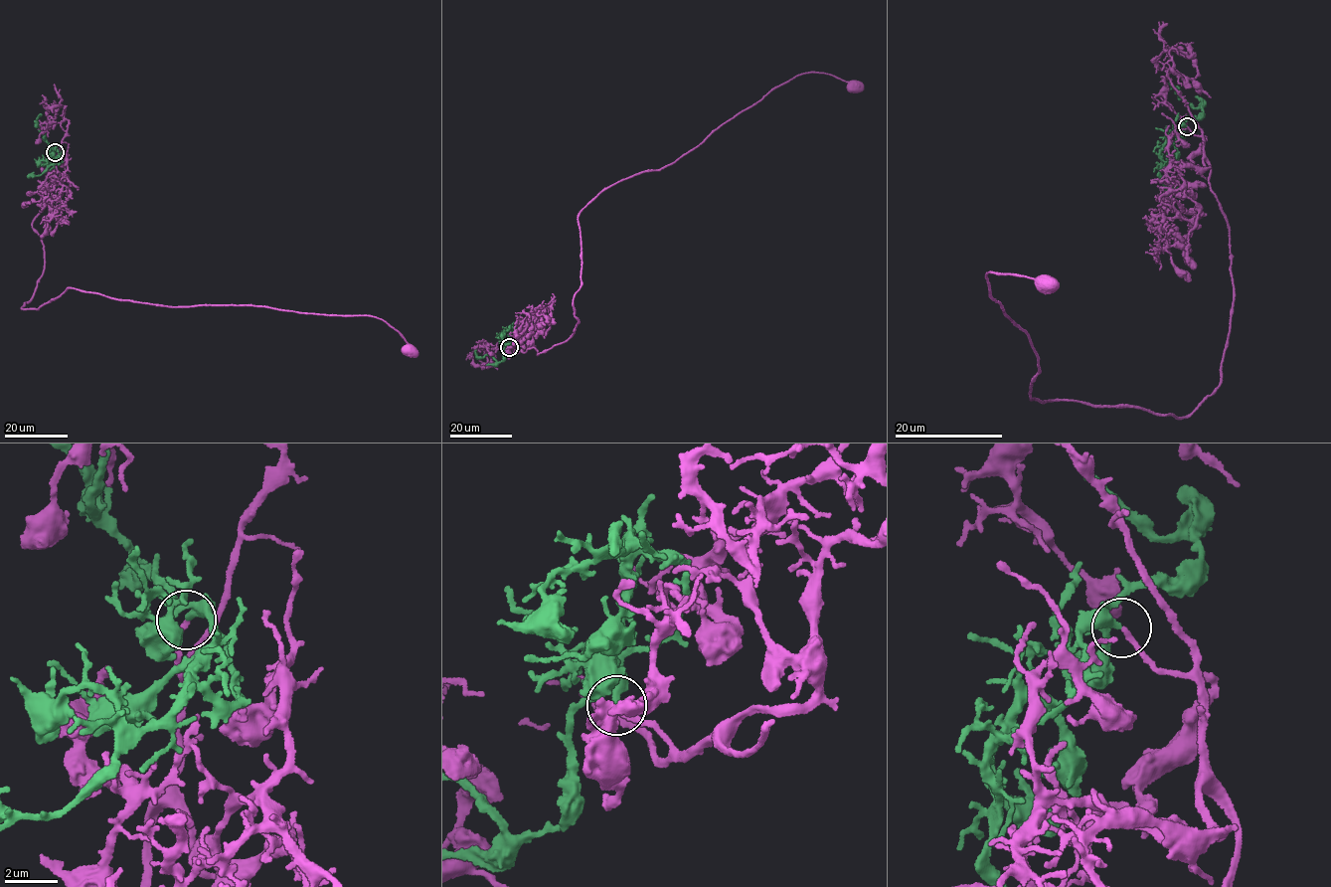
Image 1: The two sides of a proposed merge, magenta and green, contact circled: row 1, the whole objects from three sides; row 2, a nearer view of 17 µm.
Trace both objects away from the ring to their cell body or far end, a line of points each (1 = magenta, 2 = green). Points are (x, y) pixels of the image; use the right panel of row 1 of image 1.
1: (1187, 127), (1203, 139), (1231, 244), (1218, 386), (1185, 417), (1033, 399), (1040, 358), (986, 274), (1045, 284)
2: (1187, 127), (1179, 127), (1179, 138), (1160, 156), (1164, 186), (1178, 187)

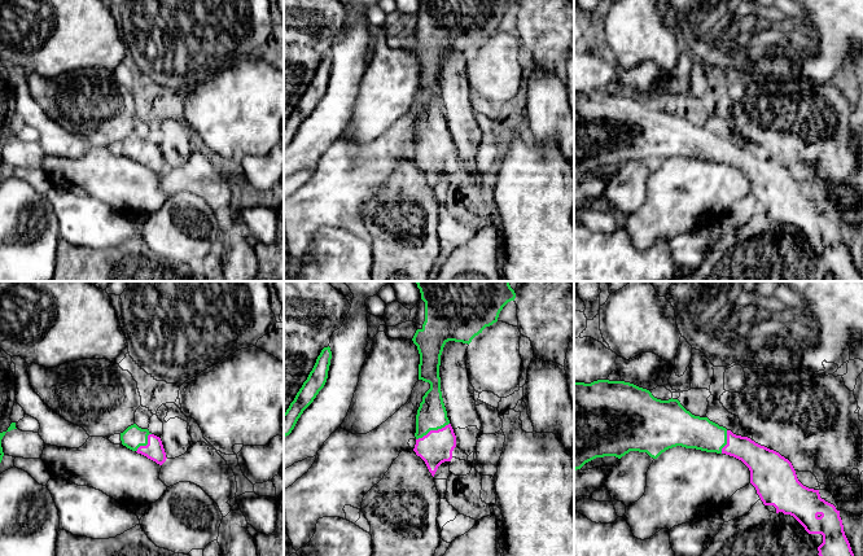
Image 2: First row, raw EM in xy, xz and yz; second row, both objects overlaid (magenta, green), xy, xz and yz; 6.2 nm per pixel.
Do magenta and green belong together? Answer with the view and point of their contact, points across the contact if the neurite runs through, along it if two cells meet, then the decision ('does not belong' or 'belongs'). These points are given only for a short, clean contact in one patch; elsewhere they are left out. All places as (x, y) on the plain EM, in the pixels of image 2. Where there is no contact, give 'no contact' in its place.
xz (432, 140) | across xz (436, 157), (432, 140), (432, 125) | belongs

